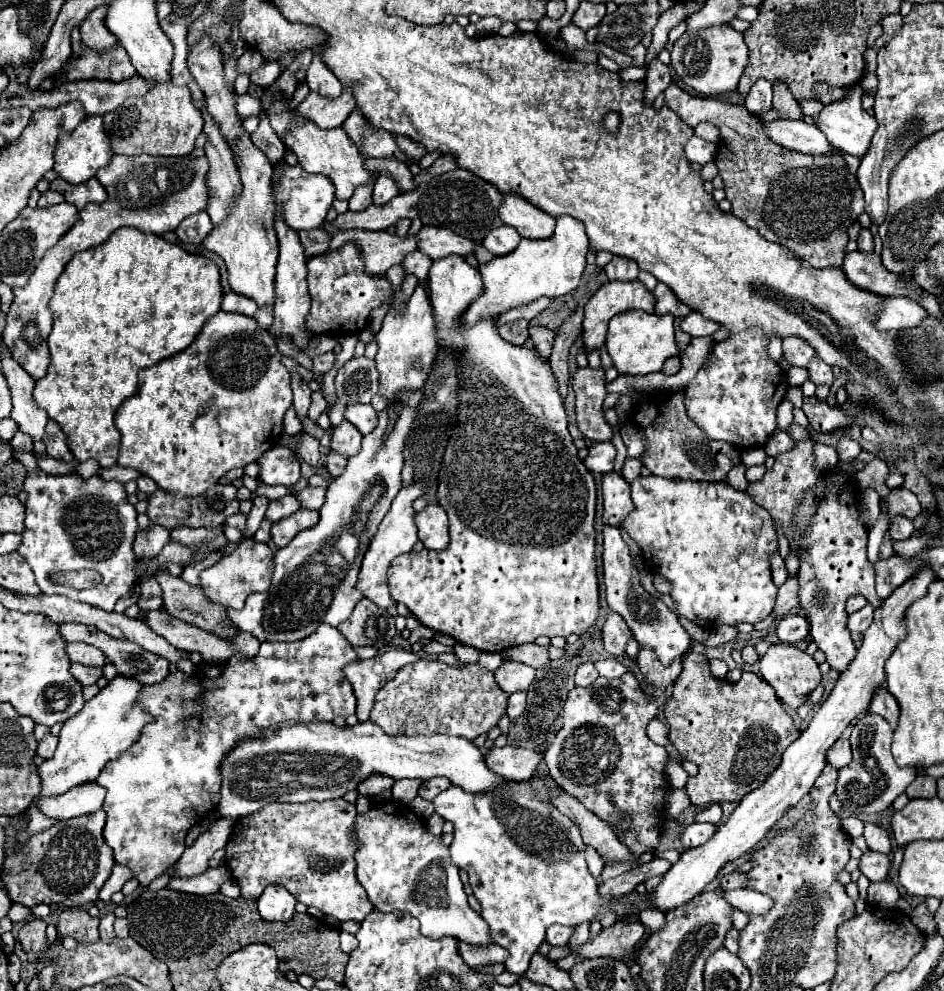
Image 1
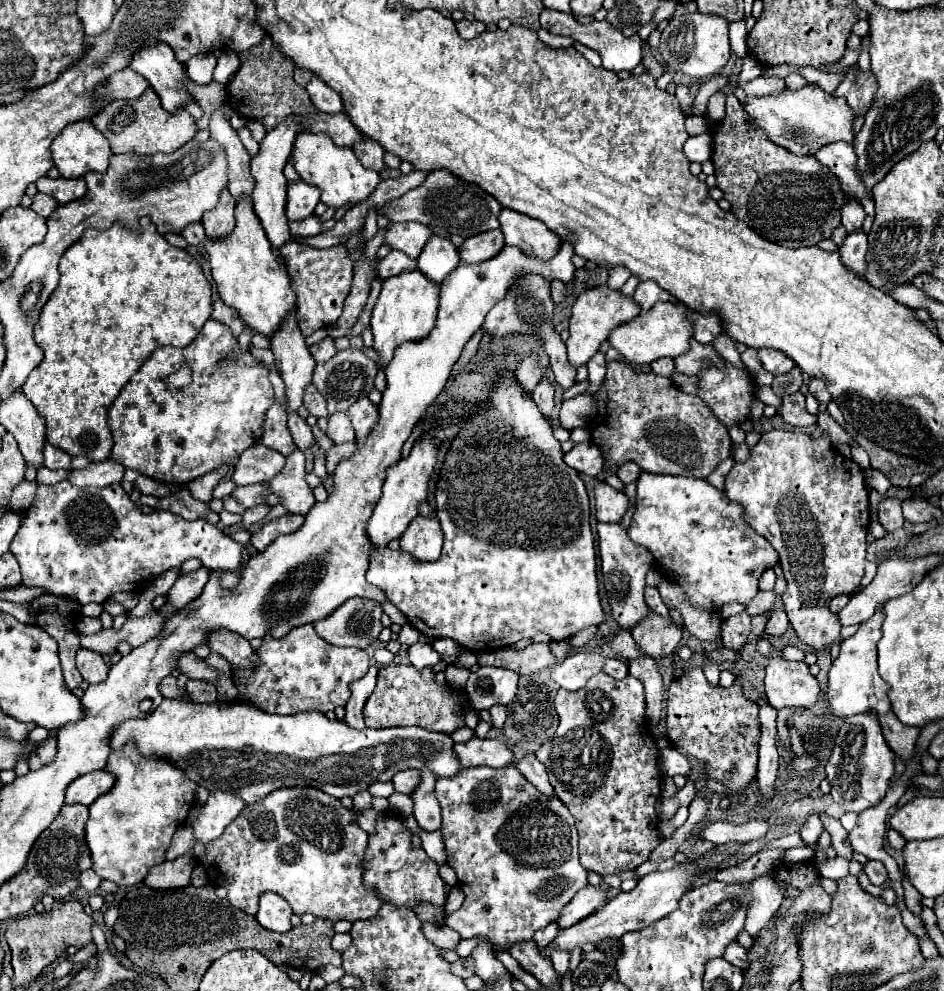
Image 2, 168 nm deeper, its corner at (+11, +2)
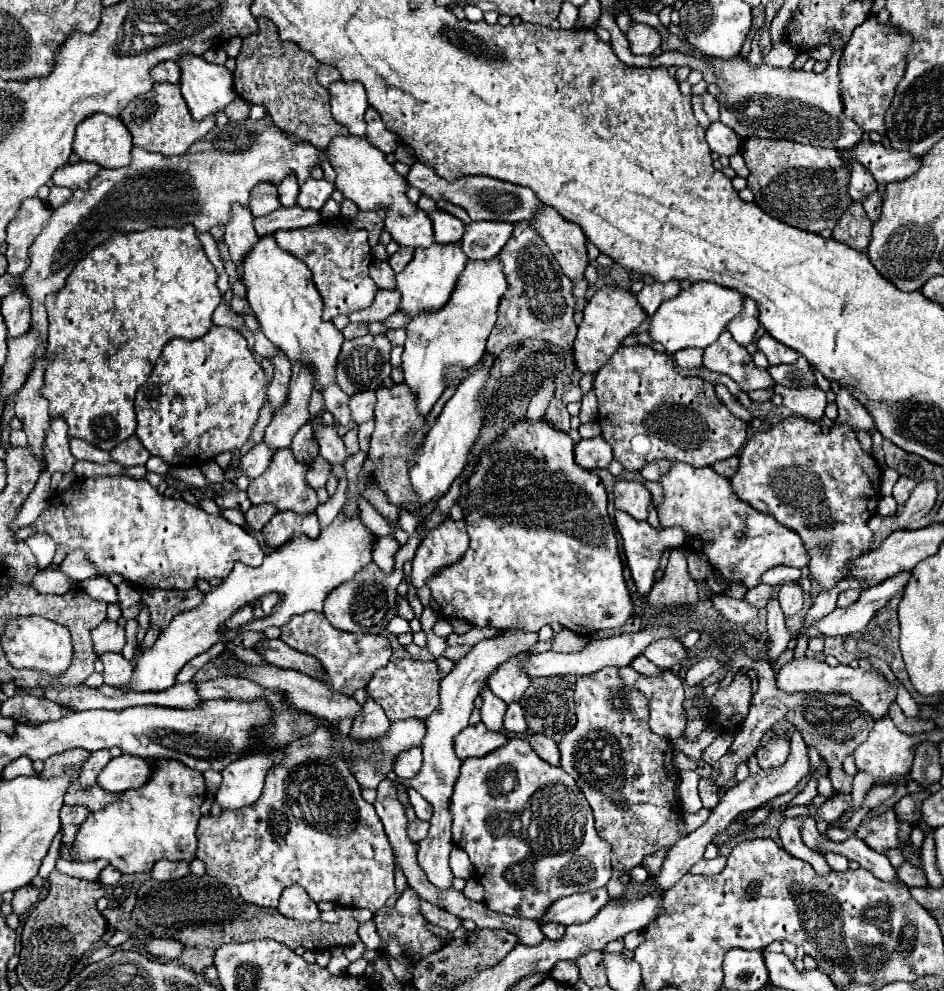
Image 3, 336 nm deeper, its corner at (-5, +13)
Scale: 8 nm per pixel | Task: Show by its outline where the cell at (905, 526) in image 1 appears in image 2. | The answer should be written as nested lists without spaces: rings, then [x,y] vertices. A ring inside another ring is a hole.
[[[886,498],[878,506],[878,520],[884,526],[886,532],[894,532],[902,528],[904,516],[902,516],[902,502],[898,498]]]

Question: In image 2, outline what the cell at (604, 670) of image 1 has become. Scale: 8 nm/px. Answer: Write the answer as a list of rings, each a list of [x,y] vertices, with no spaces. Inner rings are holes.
[[[610,658],[610,660],[606,660],[606,664],[604,664],[604,672],[606,672],[608,676],[616,678],[616,680],[622,680],[622,678],[628,676],[628,664],[626,664],[624,660],[620,660],[620,658]]]

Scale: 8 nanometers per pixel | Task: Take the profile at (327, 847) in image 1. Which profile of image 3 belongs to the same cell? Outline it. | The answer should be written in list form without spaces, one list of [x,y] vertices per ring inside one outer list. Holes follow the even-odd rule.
[[[318,727],[316,733],[312,733],[310,739],[306,739],[306,741],[296,741],[292,745],[288,757],[284,759],[284,763],[278,765],[278,767],[272,767],[268,771],[266,785],[264,785],[264,793],[260,795],[260,801],[256,801],[256,805],[248,805],[248,809],[240,809],[240,813],[222,811],[220,817],[206,815],[206,817],[200,819],[200,825],[198,825],[196,835],[198,835],[198,851],[196,851],[196,857],[206,863],[206,873],[210,877],[220,879],[228,887],[236,885],[238,891],[240,891],[240,895],[242,895],[242,899],[248,901],[248,903],[252,903],[252,905],[276,907],[280,893],[286,887],[290,887],[292,883],[302,885],[314,903],[332,901],[332,903],[342,905],[342,907],[364,907],[364,909],[370,909],[372,913],[376,913],[378,909],[382,909],[384,903],[396,893],[396,887],[394,887],[394,851],[392,851],[392,845],[390,845],[390,841],[388,841],[388,837],[386,837],[386,833],[384,833],[384,829],[380,825],[380,817],[376,815],[374,805],[372,803],[366,803],[362,799],[360,785],[356,783],[356,779],[348,771],[348,765],[344,765],[344,759],[330,747],[330,731],[326,727]]]

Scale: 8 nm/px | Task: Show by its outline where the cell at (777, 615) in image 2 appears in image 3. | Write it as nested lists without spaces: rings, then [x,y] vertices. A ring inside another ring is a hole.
[[[796,583],[782,585],[780,593],[778,593],[778,601],[780,601],[780,607],[786,617],[796,615],[804,605],[804,595],[802,595],[800,585],[796,585]]]

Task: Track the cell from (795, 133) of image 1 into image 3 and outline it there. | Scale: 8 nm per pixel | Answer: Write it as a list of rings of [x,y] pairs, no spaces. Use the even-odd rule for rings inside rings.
[[[860,141],[850,147],[854,161],[864,165],[876,183],[888,185],[894,181],[904,181],[918,169],[918,159],[904,151],[894,151],[874,141]]]

